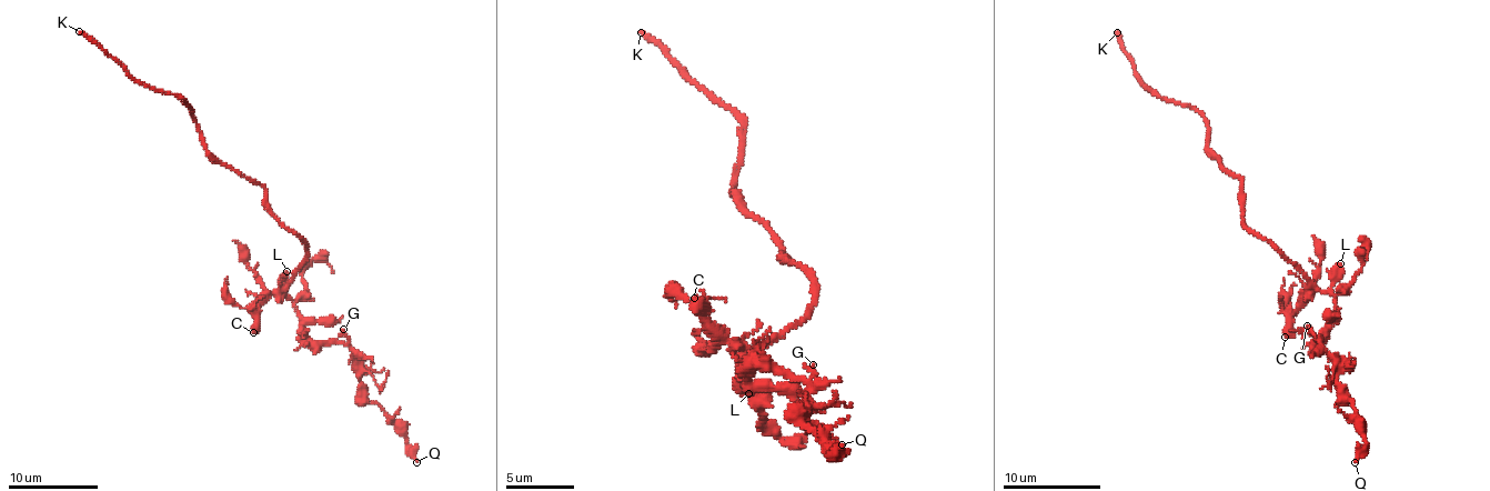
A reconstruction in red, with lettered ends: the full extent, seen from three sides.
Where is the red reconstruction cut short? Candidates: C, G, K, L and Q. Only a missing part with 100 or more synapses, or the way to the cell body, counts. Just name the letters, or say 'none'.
C, K

